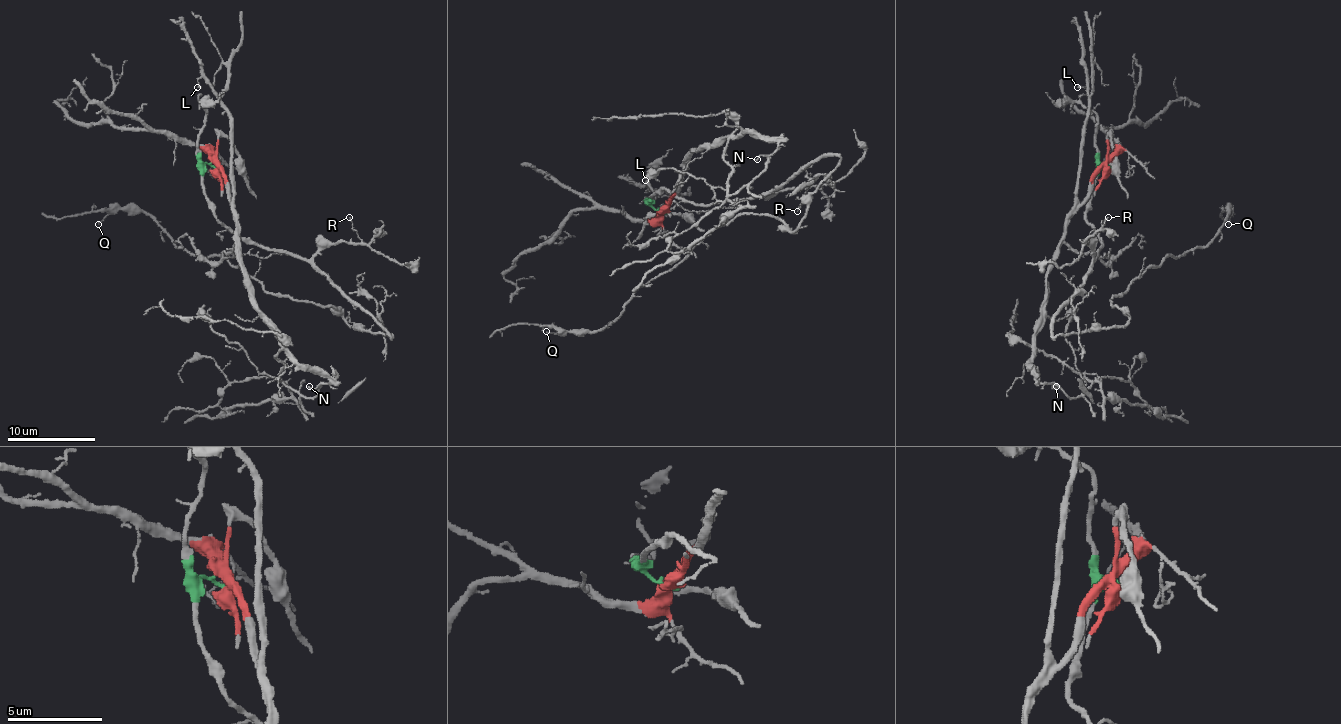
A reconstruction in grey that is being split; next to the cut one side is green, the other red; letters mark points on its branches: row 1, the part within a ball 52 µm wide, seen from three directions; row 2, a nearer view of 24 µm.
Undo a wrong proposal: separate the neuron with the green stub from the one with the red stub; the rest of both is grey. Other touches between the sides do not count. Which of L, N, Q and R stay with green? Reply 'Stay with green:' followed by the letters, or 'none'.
Stay with green: Q, R

